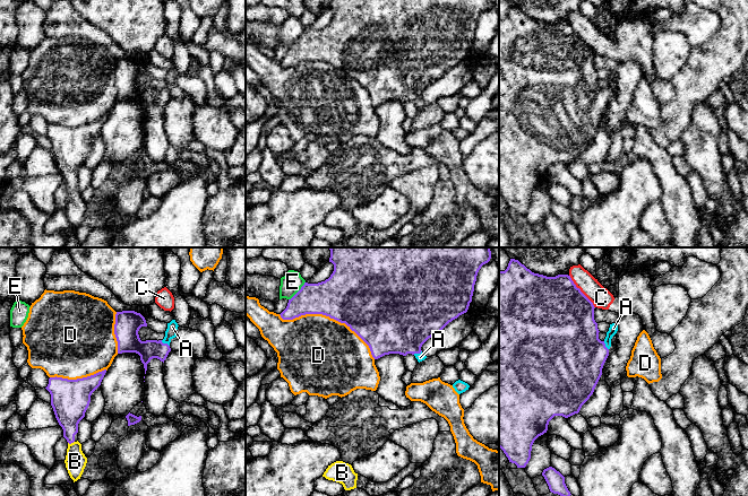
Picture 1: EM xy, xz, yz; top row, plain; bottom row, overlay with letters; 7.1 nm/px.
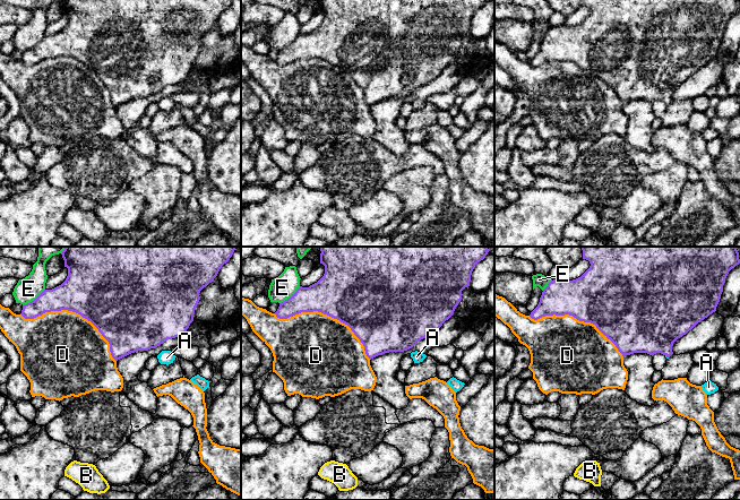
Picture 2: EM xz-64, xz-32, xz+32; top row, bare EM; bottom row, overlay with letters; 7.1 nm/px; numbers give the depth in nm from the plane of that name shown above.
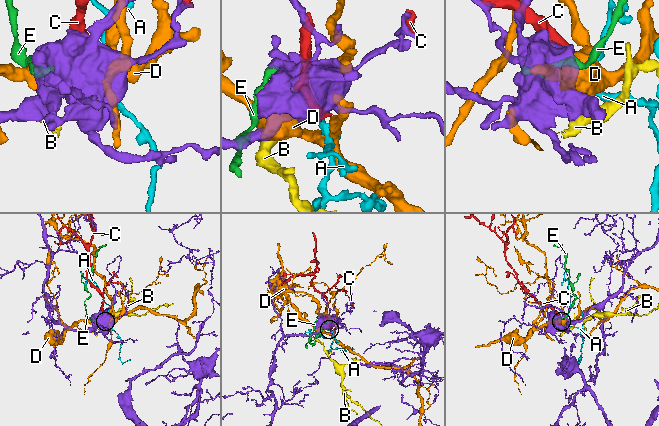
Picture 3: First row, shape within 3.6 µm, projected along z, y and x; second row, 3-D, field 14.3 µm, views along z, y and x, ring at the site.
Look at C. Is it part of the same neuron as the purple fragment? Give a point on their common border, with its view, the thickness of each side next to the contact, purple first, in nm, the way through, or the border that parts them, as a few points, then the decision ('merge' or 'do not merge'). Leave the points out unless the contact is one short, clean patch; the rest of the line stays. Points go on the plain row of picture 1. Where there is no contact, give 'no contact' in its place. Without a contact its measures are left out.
contact yz (581, 38); calibres 500 and 150 nm; do not merge

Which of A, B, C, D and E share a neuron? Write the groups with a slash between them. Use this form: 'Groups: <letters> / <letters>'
Groups: A / B / C / D / E

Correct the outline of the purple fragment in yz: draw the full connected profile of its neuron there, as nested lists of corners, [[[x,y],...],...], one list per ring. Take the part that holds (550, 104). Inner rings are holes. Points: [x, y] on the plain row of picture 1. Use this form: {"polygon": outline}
{"polygon": [[[510,6],[505,18],[499,18],[499,194],[504,198],[509,209],[515,210],[517,215],[526,214],[531,206],[534,188],[547,180],[549,168],[554,163],[568,165],[578,160],[582,153],[594,139],[602,122],[603,112],[609,103],[611,86],[618,78],[617,70],[610,71],[605,86],[601,88],[599,86],[597,70],[594,67],[594,55],[593,50],[576,34],[568,21],[547,24],[534,20],[515,6]]]}

